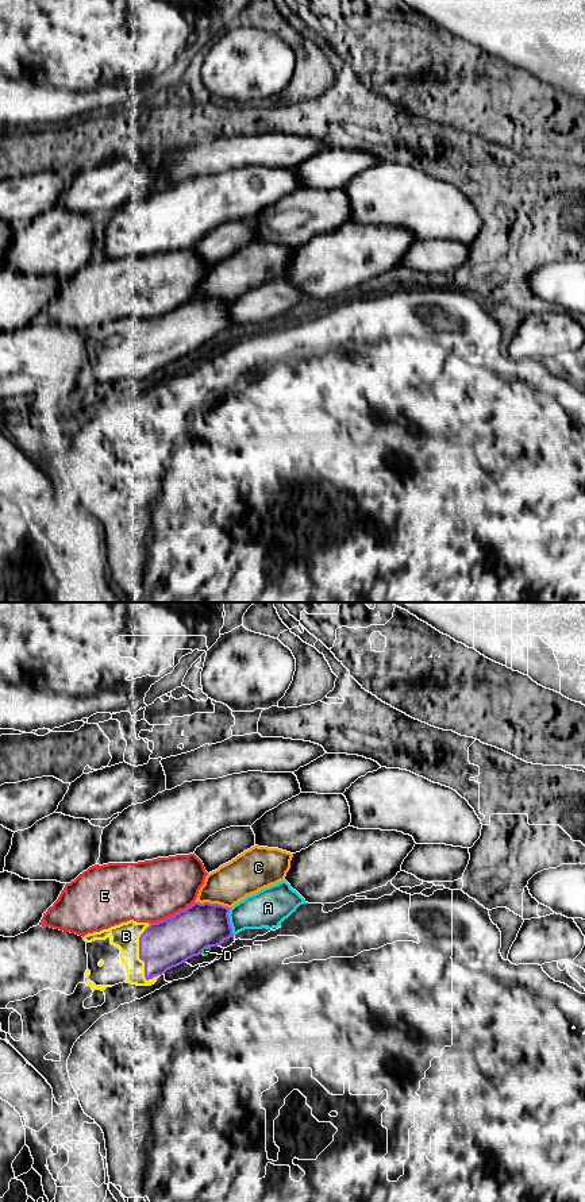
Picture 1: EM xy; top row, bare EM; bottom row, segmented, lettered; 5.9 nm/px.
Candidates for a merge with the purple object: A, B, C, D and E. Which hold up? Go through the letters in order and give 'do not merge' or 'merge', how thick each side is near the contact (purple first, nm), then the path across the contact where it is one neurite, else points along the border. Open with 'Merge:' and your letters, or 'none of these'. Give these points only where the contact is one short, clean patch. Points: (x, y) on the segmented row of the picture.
Merge: D
A: do not merge; calibres 280 and 240 nm
B: do not merge; calibres 280 and 160 nm
C: do not merge; calibres 280 and 240 nm
D: merge; calibres 280 and 40 nm; way xy (165, 944), (204, 948), (206, 951)
E: do not merge; calibres 280 and 360 nm

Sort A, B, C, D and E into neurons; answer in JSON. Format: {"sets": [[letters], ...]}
{"sets": [["A"], ["B", "C"], ["D"], ["E"]]}

